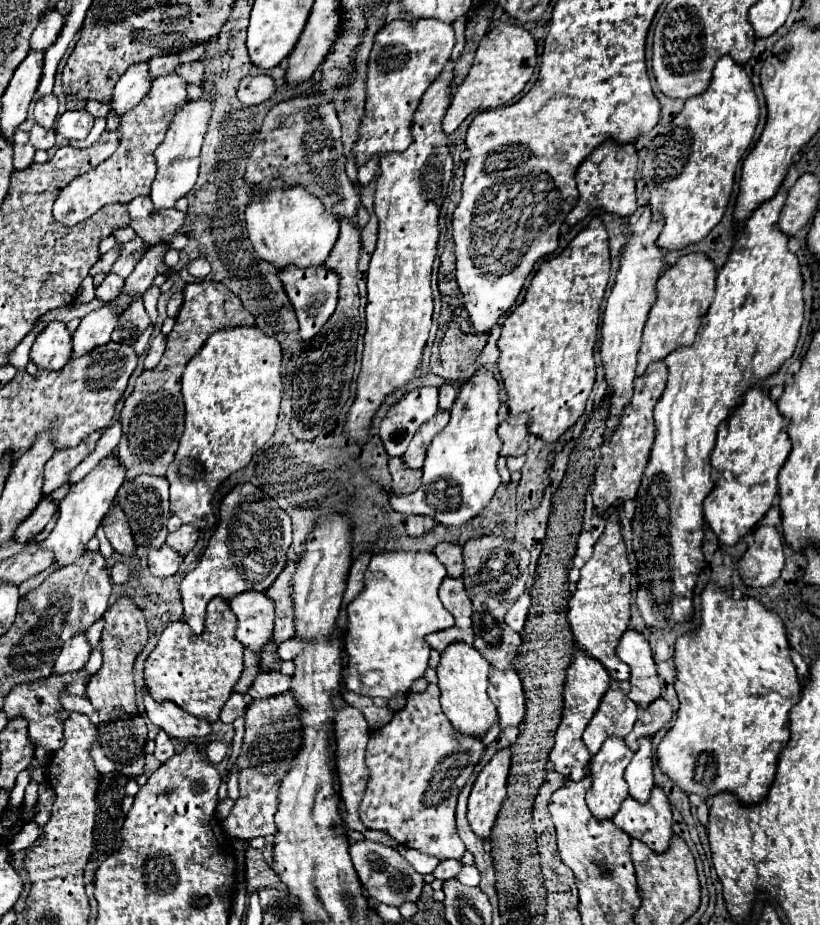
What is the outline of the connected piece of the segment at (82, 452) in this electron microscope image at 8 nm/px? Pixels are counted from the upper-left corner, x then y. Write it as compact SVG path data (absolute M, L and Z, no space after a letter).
M100 430L92 432L88 438L84 438L84 440L80 442L80 446L58 450L58 452L46 462L44 486L42 486L44 496L48 496L50 492L54 492L56 488L60 488L60 486L68 480L68 474L86 458L86 454L90 454L90 452L94 450L100 434L102 434Z

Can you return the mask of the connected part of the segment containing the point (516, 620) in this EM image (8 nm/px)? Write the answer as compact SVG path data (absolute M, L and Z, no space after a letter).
M524 592L524 594L514 602L514 606L508 610L508 614L506 614L506 624L508 624L512 630L522 632L522 630L524 630L524 624L526 624L528 608L530 608L530 594Z

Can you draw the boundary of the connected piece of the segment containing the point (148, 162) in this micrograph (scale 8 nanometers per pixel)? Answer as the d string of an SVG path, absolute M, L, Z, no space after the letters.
M178 74L160 76L152 82L150 92L142 98L138 106L128 110L120 120L120 132L122 142L118 150L102 164L98 164L94 170L78 176L72 180L54 202L54 218L64 226L74 226L78 222L84 222L94 212L98 212L102 206L112 202L130 202L138 196L148 196L150 186L156 176L156 162L154 162L154 150L164 140L164 134L174 118L176 106L180 102L186 102L186 80Z

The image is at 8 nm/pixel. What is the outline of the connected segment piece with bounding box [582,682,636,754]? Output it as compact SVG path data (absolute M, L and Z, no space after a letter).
M616 682L616 688L610 688L604 694L600 708L596 710L582 736L590 754L596 754L606 738L624 738L632 730L636 722L636 704L630 702L628 692L630 682Z

